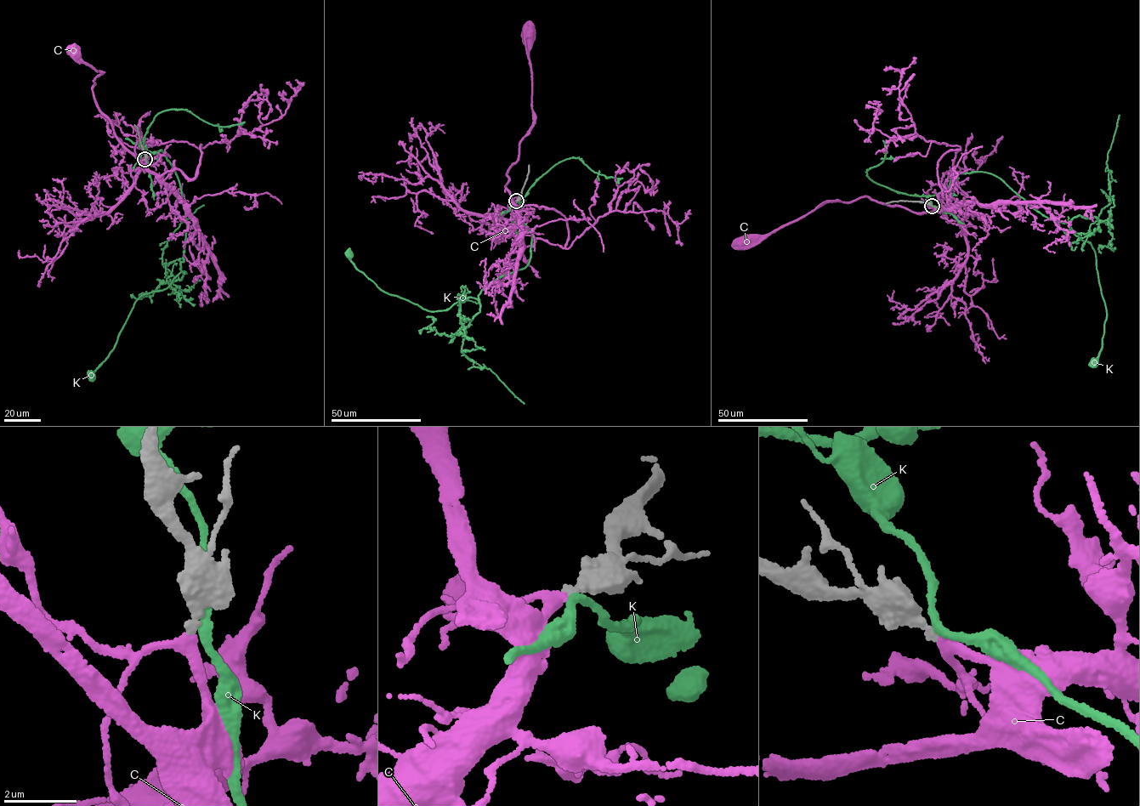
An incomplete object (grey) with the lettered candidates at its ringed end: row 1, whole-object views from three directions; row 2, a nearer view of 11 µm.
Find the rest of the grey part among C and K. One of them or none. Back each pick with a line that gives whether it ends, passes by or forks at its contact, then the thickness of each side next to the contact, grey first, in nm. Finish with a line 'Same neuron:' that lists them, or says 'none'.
C: it passes by; calibres 280 and 220 nm
Same neuron: C

